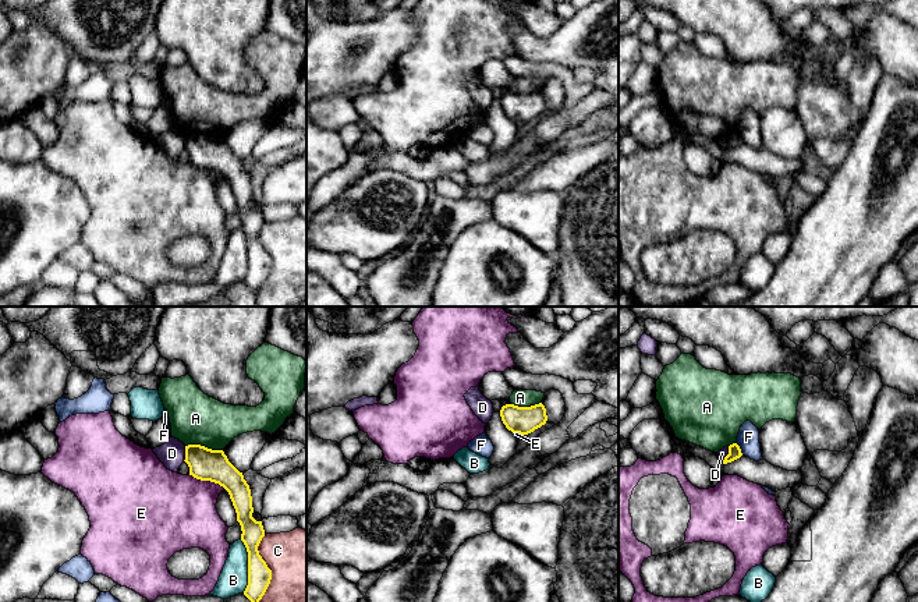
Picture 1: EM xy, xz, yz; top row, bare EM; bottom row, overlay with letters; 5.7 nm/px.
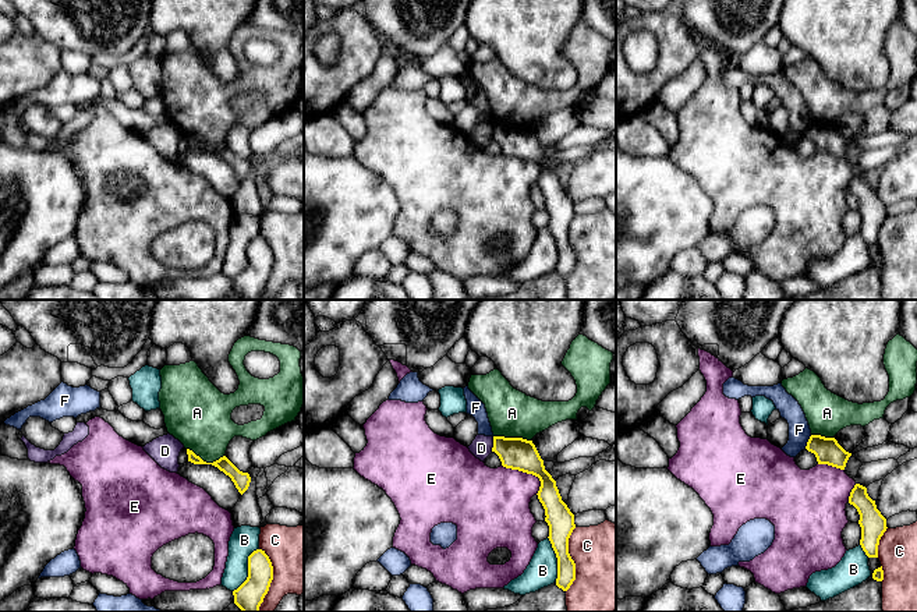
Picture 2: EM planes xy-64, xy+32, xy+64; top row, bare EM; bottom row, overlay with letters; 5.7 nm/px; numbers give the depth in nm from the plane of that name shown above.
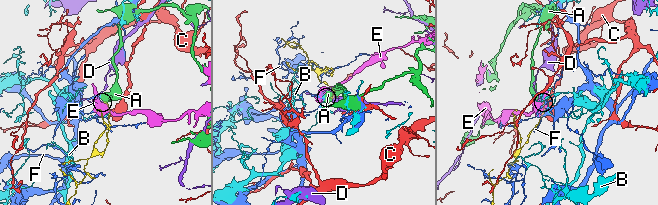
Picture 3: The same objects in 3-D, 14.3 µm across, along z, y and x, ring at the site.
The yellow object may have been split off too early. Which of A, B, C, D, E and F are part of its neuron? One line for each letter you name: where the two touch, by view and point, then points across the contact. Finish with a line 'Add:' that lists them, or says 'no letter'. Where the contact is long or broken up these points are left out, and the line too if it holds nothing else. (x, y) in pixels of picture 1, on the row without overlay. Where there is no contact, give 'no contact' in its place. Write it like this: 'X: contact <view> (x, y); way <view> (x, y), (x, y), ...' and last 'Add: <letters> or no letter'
Add: no letter

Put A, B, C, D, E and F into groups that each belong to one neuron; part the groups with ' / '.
A / B / C / D / E / F

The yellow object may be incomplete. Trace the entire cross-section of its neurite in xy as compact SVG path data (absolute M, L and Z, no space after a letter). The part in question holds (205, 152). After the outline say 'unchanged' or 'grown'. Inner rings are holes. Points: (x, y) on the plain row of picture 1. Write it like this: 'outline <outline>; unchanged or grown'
outline M201 132L185 134L185 148L189 163L201 169L210 169L223 174L233 190L237 209L241 213L241 229L248 240L248 273L244 283L258 293L265 283L272 258L259 242L258 234L265 224L262 209L252 205L252 184L242 160L227 146L223 138L212 138Z; unchanged

